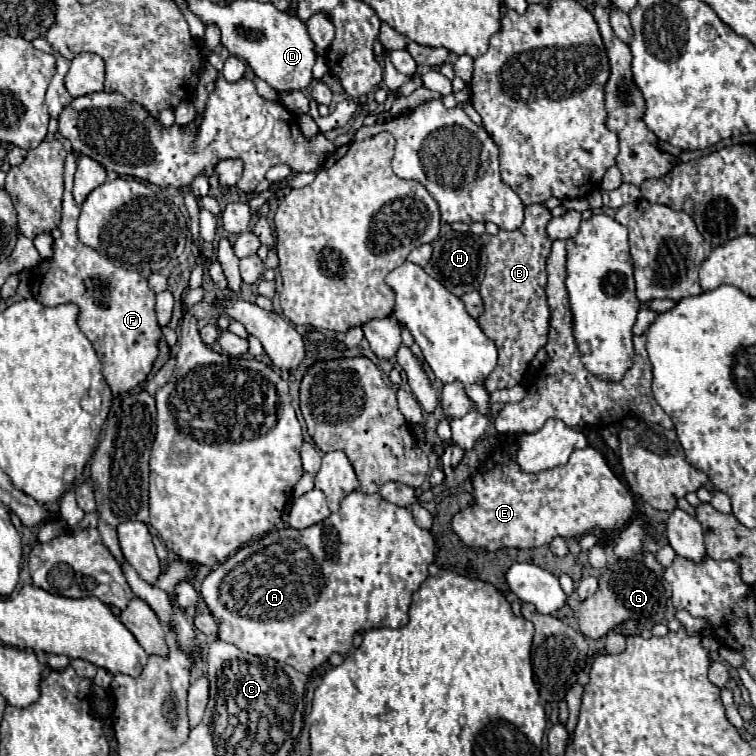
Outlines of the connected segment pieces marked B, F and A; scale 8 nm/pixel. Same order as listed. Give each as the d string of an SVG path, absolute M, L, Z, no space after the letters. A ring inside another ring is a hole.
M529 205L525 207L525 221L519 229L499 231L497 235L483 233L489 259L485 279L479 287L485 301L485 311L479 317L479 325L499 349L499 365L489 373L489 377L485 377L485 389L489 393L519 385L531 359L547 343L551 311L545 293L545 261L553 245L553 241L547 237L549 221L551 211L545 205Z
M69 153L65 161L65 193L59 223L61 237L53 241L53 255L31 269L29 289L45 307L61 303L75 303L79 307L79 329L91 341L103 365L103 377L109 383L111 393L121 395L147 379L153 361L159 355L159 339L163 333L155 317L155 293L149 289L147 279L141 273L115 267L107 257L79 241L75 227L79 205L71 193L75 169L77 155Z
M353 491L349 493L343 501L341 501L341 509L337 513L331 513L323 523L311 525L303 531L285 527L279 531L271 531L265 537L261 537L259 541L253 541L245 547L241 547L237 553L233 553L225 563L221 563L217 569L213 569L201 585L201 597L205 601L205 605L209 607L211 615L219 621L219 633L217 637L221 641L233 643L237 649L251 653L251 655L259 655L259 657L269 657L275 659L283 665L291 665L293 669L309 675L313 669L317 669L319 665L323 665L333 653L339 655L347 655L351 649L351 641L355 637L355 633L359 631L369 631L375 627L403 627L409 623L409 605L411 605L411 595L419 589L419 585L429 577L429 565L435 559L435 539L427 529L421 529L415 519L413 513L407 507L399 507L395 503L385 501L379 493L375 495L365 495L361 491Z

